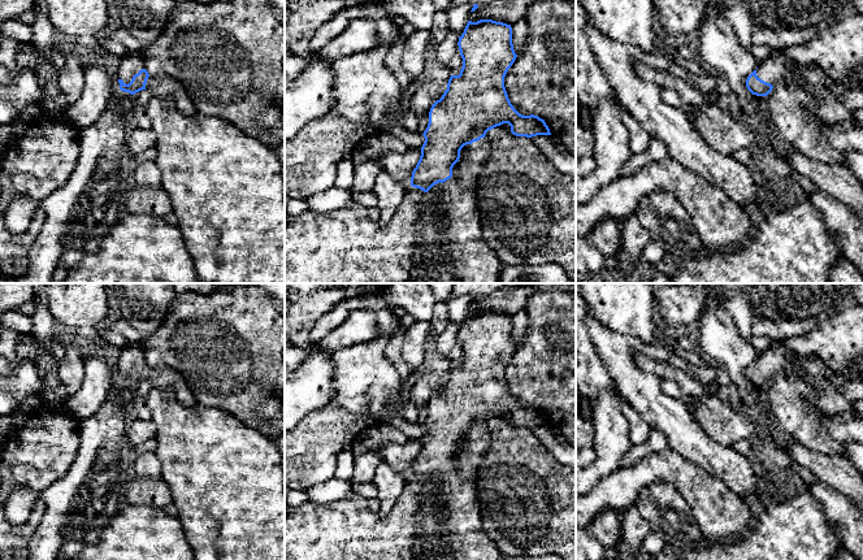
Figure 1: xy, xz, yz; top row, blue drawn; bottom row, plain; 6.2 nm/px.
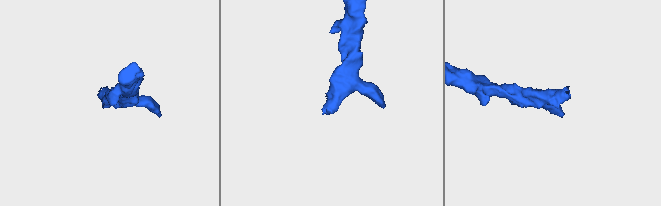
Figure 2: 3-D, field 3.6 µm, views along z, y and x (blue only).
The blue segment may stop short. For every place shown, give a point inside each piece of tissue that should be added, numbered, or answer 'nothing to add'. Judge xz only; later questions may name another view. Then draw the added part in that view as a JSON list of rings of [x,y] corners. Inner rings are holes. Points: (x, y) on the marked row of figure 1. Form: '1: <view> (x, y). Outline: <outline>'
1: xz (451, 246). Outline: [[[486,138],[473,142],[457,161],[457,175],[443,182],[437,191],[426,192],[424,212],[417,222],[419,244],[415,255],[421,261],[416,283],[499,283],[503,264],[483,239],[476,196],[478,175],[489,152],[490,142]]]

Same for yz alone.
1: yz (777, 68). Outline: [[[775,51],[758,65],[756,75],[773,87],[781,82],[794,82],[806,90],[825,87],[832,92],[841,90],[863,90],[863,69],[859,70],[860,79],[853,83],[841,83],[829,78],[819,66],[802,66],[792,61],[785,51]]]

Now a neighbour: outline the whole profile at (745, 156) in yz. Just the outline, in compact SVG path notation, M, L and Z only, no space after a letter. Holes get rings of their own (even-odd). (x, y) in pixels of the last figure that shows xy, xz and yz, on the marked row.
M741 148L737 151L733 151L730 156L737 160L738 162L743 164L749 169L754 170L754 162L753 162L753 152L751 148Z

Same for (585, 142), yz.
M576 114L576 157L593 157L595 139L591 129L584 129Z

